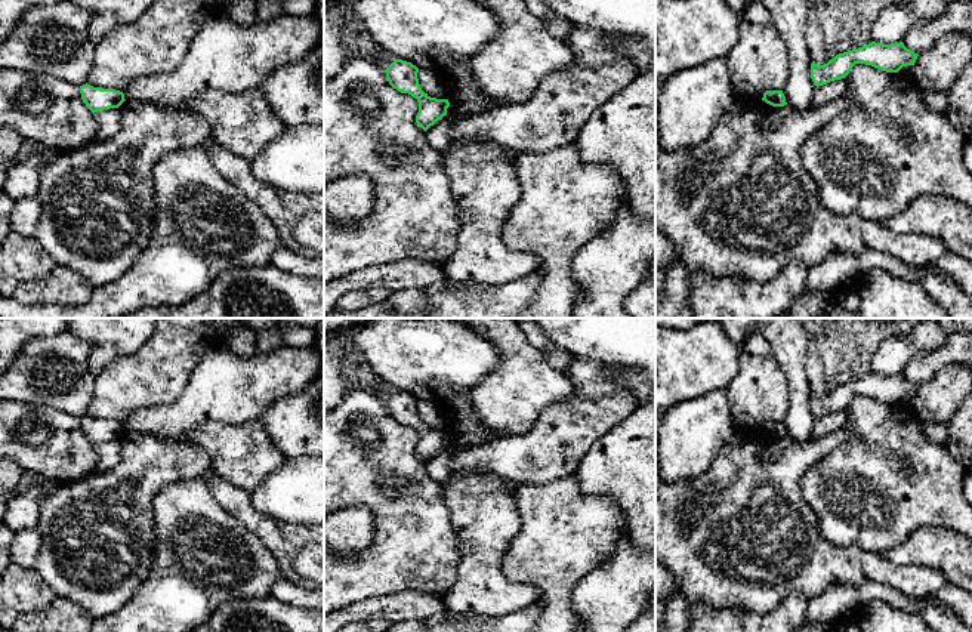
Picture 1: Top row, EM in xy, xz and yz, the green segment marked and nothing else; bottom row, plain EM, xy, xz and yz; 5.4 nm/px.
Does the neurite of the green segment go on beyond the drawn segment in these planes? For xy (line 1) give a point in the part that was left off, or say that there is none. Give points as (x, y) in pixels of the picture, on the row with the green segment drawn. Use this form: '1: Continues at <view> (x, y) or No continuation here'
1: No continuation here

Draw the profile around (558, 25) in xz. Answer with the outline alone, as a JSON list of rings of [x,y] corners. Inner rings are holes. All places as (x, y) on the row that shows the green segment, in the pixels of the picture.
[[[555,12],[543,18],[541,22],[553,37],[562,41],[568,41],[570,34],[574,28],[574,24],[568,18],[558,15]]]

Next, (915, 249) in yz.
[[[863,219],[860,231],[867,247],[898,258],[911,266],[931,265],[947,252],[938,238],[925,234],[897,234],[877,221]]]

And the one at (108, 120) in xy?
[[[109,108],[95,112],[95,120],[98,123],[98,132],[95,142],[107,141],[118,133],[120,130],[120,110]]]

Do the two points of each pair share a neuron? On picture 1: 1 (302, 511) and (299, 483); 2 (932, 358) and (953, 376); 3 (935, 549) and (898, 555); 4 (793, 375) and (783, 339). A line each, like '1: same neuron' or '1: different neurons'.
1: same neuron
2: different neurons
3: same neuron
4: same neuron

